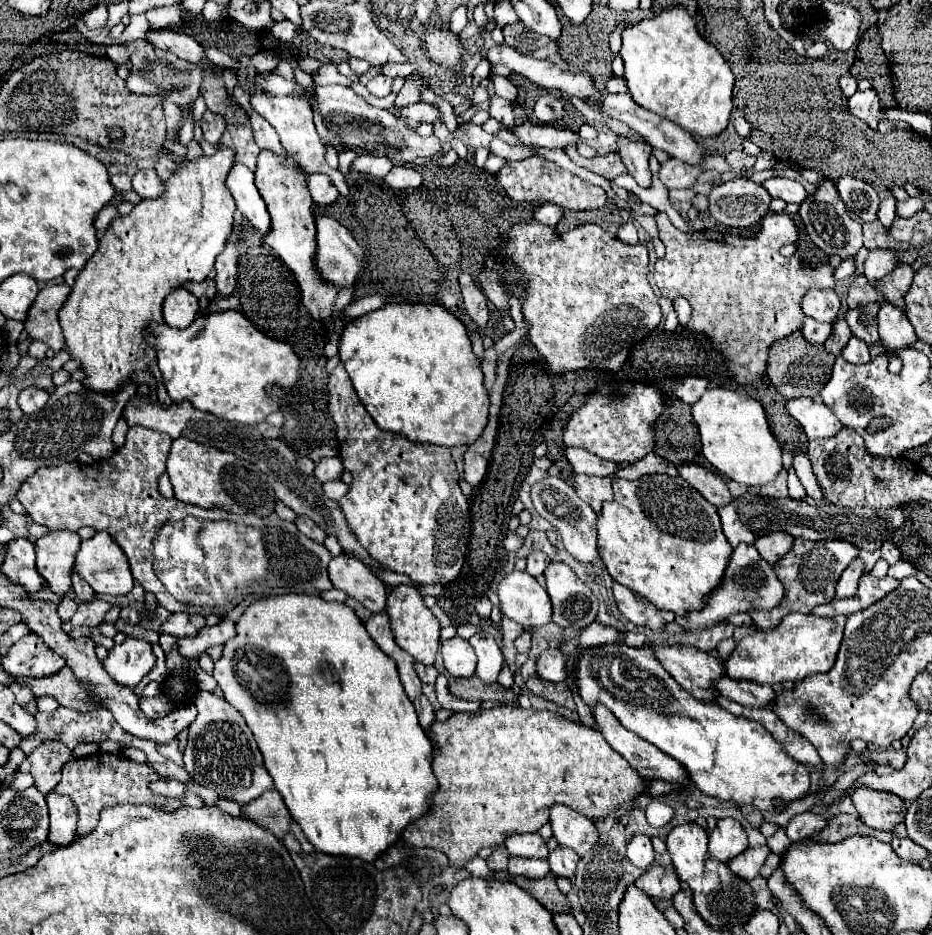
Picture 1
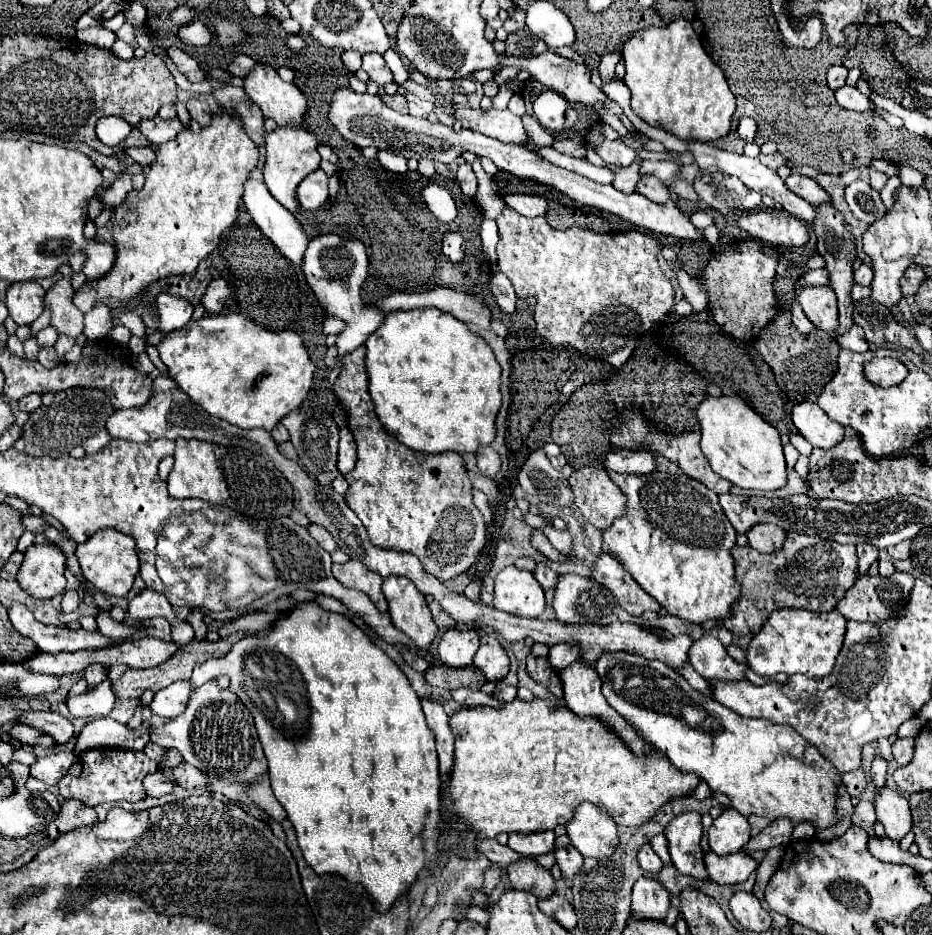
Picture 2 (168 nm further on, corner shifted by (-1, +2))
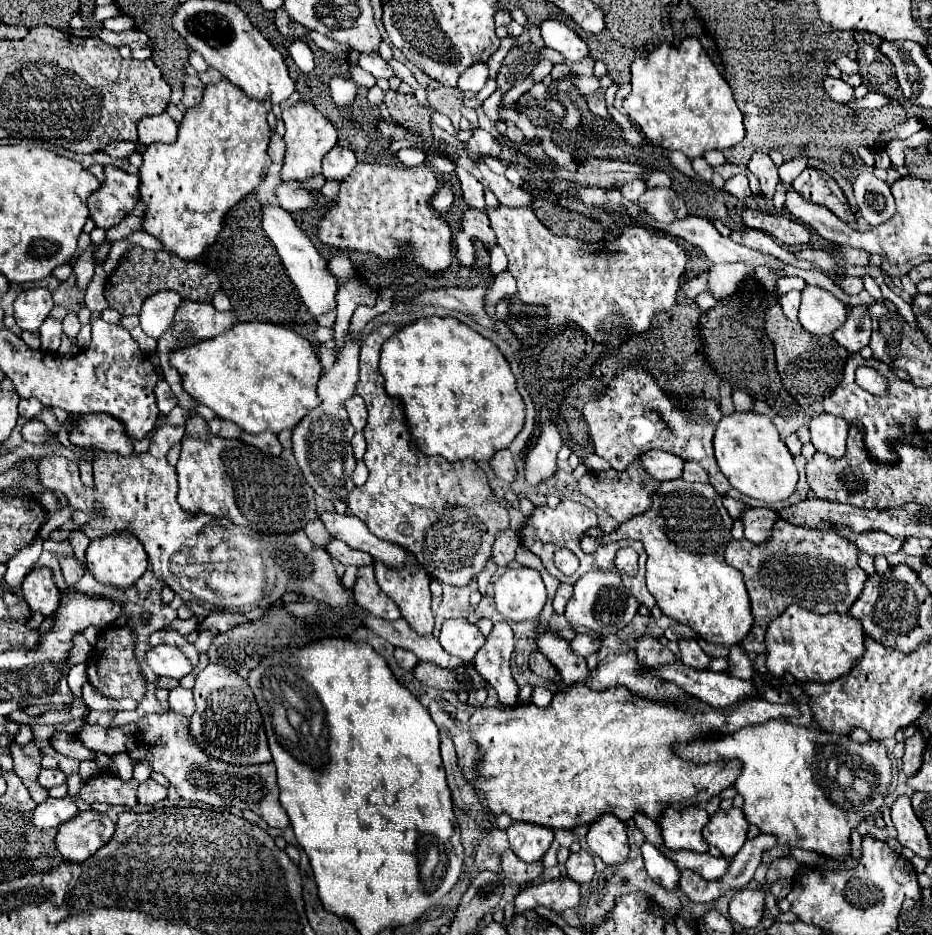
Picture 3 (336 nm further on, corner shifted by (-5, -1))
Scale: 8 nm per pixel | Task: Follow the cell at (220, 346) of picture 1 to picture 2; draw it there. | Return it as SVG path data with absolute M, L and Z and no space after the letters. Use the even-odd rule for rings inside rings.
M240 314L204 316L196 322L190 320L182 330L166 334L166 338L158 344L158 352L172 380L194 402L200 402L208 414L240 428L264 428L270 432L286 414L304 402L314 376L314 364L310 362L302 338L294 330L270 332Z

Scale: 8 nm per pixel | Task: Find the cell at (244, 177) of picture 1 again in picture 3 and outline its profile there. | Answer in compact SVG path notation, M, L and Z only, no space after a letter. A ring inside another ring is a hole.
M268 203L268 205L262 205L262 227L264 227L266 235L272 239L292 283L298 287L298 293L300 293L302 301L306 303L306 307L310 309L310 313L320 315L320 313L332 311L336 307L336 301L334 301L334 295L338 291L336 279L326 271L326 259L316 251L312 241L294 221L294 217L286 209Z

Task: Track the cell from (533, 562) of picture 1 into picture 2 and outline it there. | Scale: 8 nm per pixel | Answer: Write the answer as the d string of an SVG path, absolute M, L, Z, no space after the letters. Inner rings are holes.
M538 564L538 566L536 566L536 570L534 570L534 576L536 576L536 580L542 584L542 588L544 588L544 590L548 590L548 588L556 588L558 574L556 574L556 572L552 572L548 566Z

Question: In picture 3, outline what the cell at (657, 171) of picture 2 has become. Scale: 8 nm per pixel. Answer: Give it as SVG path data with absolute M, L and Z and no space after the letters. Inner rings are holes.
M634 179L634 181L626 183L620 191L622 191L622 197L624 197L624 199L636 201L636 199L640 199L640 195L646 191L646 183L644 183L642 179Z

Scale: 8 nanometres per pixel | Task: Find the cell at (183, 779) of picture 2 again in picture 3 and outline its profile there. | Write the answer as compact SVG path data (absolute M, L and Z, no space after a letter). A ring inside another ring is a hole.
M168 711L168 713L162 713L162 715L148 715L138 725L122 725L122 727L110 727L110 729L104 729L100 725L90 725L84 719L84 725L74 735L84 747L88 747L92 751L100 751L100 753L106 753L106 755L128 753L130 759L134 759L134 761L148 759L152 763L154 771L162 773L170 781L170 785L174 785L174 789L178 791L178 795L182 799L202 801L202 803L208 801L214 809L230 809L230 807L250 809L250 811L258 813L270 827L278 827L282 831L290 825L290 819L288 819L286 811L282 809L282 805L278 801L274 763L234 767L234 765L220 765L220 761L208 761L208 757L204 757L204 753L200 753L200 749L196 749L196 745L192 745L192 739L188 737L188 719L184 715L176 715L176 713Z

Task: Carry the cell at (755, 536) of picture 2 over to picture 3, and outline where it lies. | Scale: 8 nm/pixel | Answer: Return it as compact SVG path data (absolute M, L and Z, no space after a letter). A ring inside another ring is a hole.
M748 509L748 513L744 513L742 523L744 523L744 535L748 541L762 545L772 537L772 527L778 521L776 511L772 509Z

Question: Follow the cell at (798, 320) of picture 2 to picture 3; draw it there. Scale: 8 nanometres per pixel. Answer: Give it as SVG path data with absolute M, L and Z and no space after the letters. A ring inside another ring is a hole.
M788 291L786 295L780 295L780 305L784 309L784 315L790 321L798 321L798 309L800 309L800 291Z

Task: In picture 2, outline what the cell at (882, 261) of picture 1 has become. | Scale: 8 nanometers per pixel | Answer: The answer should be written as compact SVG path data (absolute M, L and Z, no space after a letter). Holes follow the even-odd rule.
M862 264L856 272L854 272L854 282L860 286L868 286L872 282L872 268L868 264Z

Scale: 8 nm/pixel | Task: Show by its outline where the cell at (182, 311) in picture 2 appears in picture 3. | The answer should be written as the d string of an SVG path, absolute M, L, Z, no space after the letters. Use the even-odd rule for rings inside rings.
M160 291L144 301L140 311L140 327L148 337L162 337L166 331L174 327L174 317L178 307L182 305L182 297L176 291Z

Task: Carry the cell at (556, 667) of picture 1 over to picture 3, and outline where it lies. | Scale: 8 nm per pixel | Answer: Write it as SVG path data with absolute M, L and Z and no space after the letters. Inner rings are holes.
M578 633L572 641L570 641L570 647L572 651L578 655L578 657L588 657L592 653L596 653L600 649L600 641L586 635L586 633Z

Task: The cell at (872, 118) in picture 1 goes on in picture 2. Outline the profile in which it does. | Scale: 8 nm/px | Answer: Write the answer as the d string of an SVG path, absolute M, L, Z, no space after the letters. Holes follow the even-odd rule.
M840 86L838 90L834 90L834 98L836 102L846 108L846 110L856 110L856 112L868 112L868 110L874 110L874 106L870 104L868 96L864 96L862 92L858 92L858 88L854 86Z

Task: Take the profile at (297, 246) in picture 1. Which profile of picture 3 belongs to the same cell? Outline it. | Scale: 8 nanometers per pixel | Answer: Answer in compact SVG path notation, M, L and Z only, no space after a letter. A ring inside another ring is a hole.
M298 101L294 107L284 111L282 121L286 125L286 133L284 133L286 155L284 155L280 179L282 181L306 181L312 175L318 175L322 171L324 155L338 141L338 133L334 129L334 125L326 117L322 117L310 103L302 103L302 101Z

